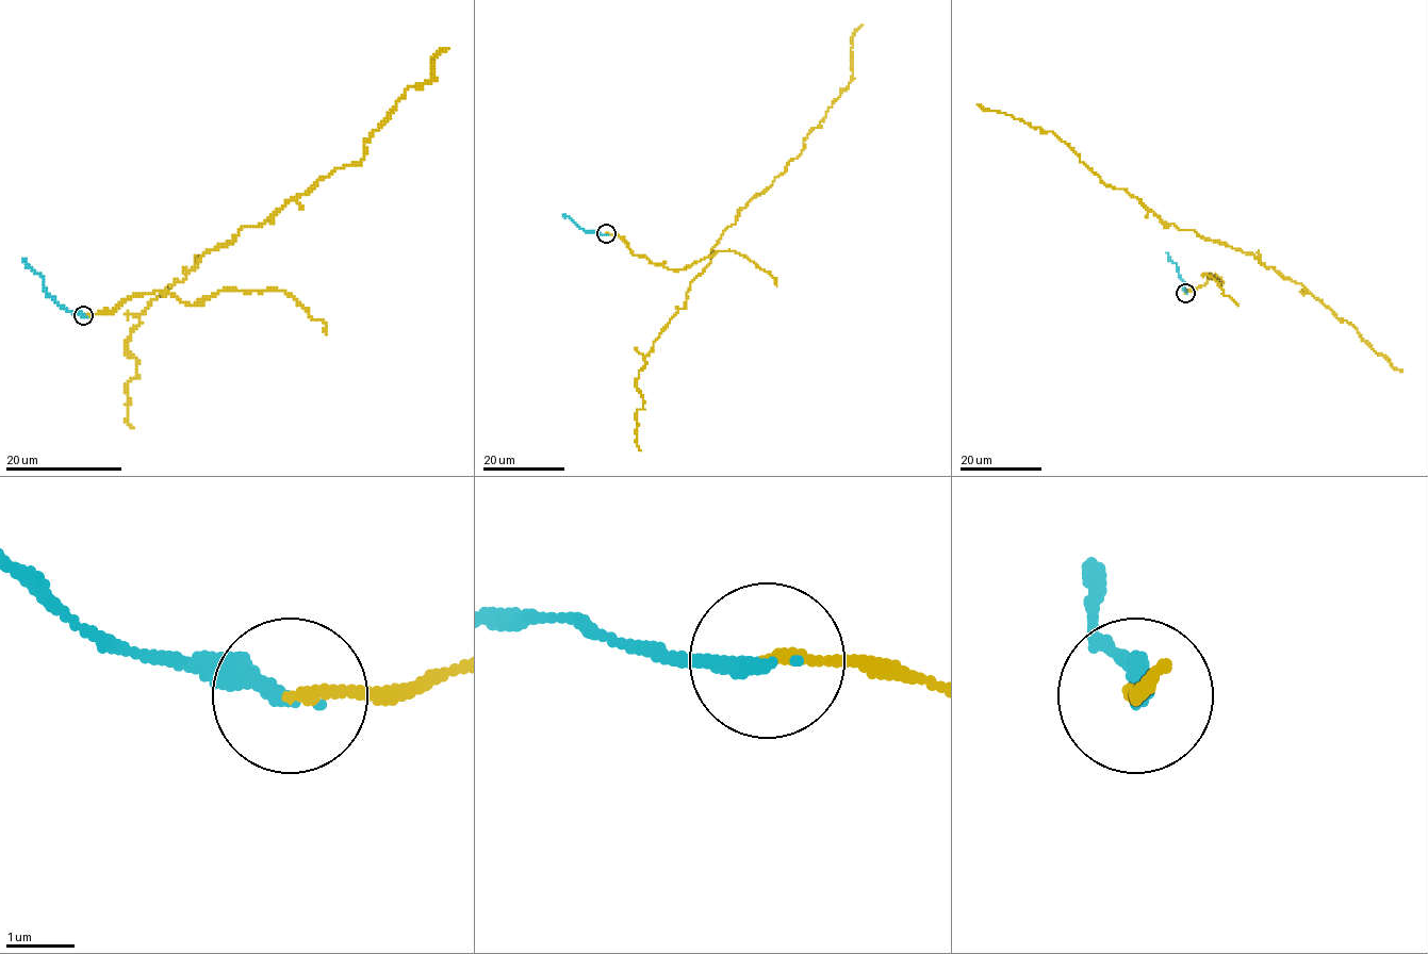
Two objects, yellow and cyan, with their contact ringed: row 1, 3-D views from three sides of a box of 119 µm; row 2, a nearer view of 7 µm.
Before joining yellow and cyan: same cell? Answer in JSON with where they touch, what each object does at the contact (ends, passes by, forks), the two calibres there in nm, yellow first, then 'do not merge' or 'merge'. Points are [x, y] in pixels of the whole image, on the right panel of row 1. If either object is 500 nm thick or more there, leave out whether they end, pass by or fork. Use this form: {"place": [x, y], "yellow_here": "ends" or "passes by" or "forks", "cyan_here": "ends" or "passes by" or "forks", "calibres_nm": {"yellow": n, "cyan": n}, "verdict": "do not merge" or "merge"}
{"place": [1185, 293], "yellow_here": "ends", "cyan_here": "ends", "calibres_nm": {"yellow": 140, "cyan": 280}, "verdict": "merge"}

